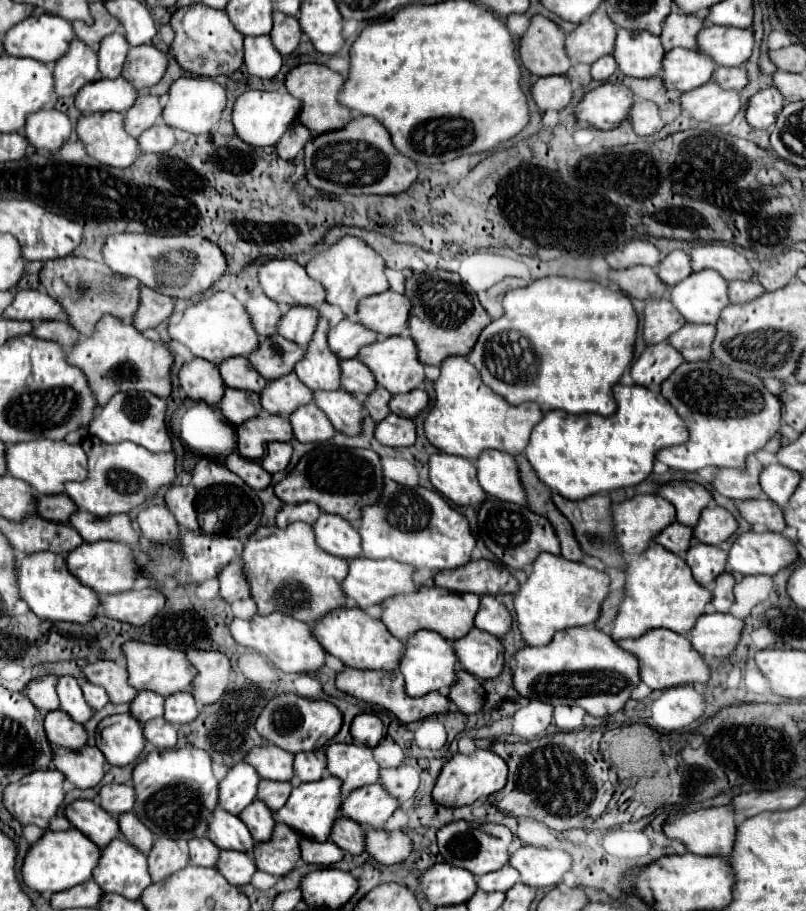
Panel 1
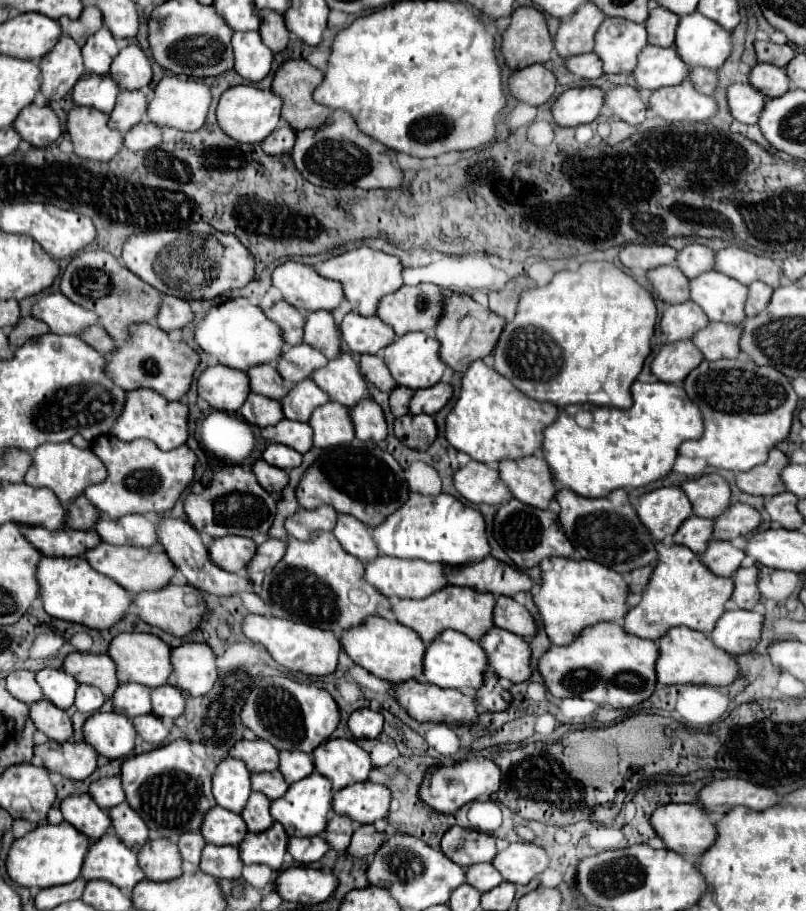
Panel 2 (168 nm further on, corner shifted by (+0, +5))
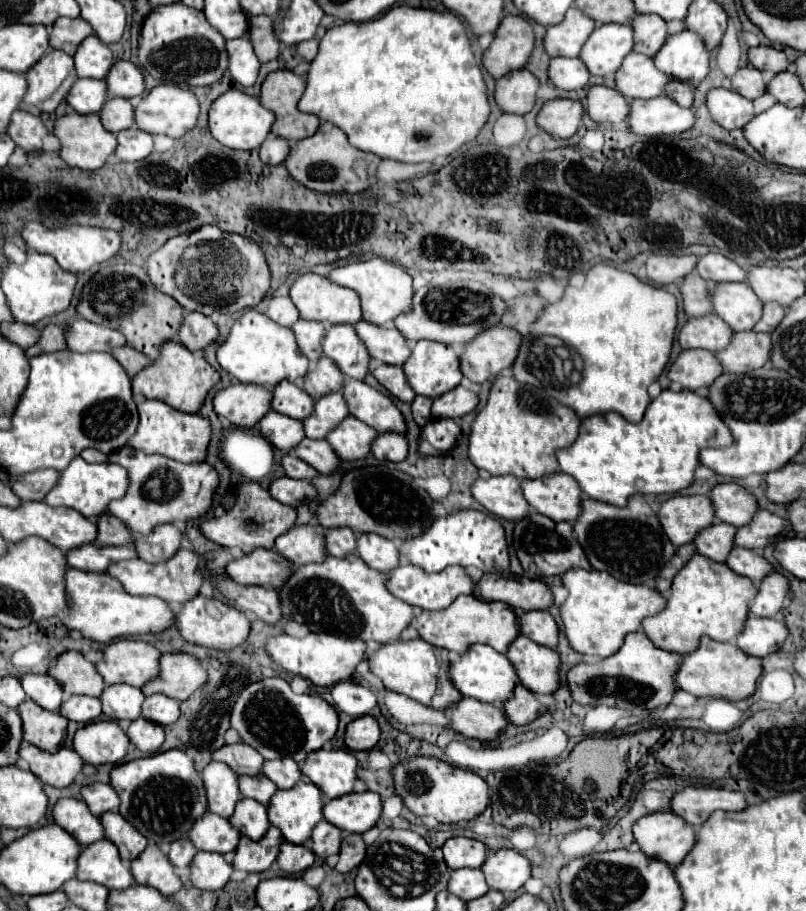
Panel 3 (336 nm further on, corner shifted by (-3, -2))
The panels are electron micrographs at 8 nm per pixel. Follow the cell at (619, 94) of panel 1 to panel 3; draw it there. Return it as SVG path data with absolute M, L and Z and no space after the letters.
M556 98L542 106L538 114L538 126L556 138L570 138L582 126L582 116L584 108L578 100Z

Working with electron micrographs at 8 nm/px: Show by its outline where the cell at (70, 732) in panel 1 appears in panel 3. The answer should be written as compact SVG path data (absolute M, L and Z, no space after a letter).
M24 700L20 704L20 716L24 722L24 740L34 744L40 750L56 752L64 746L68 720L58 714L36 706L32 700Z

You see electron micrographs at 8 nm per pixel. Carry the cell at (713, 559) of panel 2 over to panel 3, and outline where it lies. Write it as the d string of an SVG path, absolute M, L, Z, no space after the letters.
M738 546L732 548L732 552L726 558L726 564L730 570L734 570L740 576L748 576L752 582L760 582L766 574L772 572L772 566L762 556L756 556L752 550Z

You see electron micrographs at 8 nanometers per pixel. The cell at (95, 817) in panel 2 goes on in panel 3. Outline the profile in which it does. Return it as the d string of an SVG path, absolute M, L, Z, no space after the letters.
M62 798L54 806L54 820L66 832L70 832L80 846L90 846L104 838L104 826L98 816L94 816L88 806L74 798Z

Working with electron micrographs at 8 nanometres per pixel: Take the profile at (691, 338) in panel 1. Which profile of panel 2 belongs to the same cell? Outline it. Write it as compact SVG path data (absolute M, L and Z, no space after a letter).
M709 323L705 331L699 331L691 341L701 349L707 361L717 359L735 359L739 357L739 339L743 329L729 323Z

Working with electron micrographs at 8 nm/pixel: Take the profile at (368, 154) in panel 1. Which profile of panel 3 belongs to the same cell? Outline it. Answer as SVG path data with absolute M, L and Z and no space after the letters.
M322 122L314 136L304 138L292 146L288 158L284 160L284 166L288 168L294 180L298 180L310 190L326 194L356 194L372 188L378 182L376 170L380 162L380 156L354 148L340 128L336 128L330 122Z

